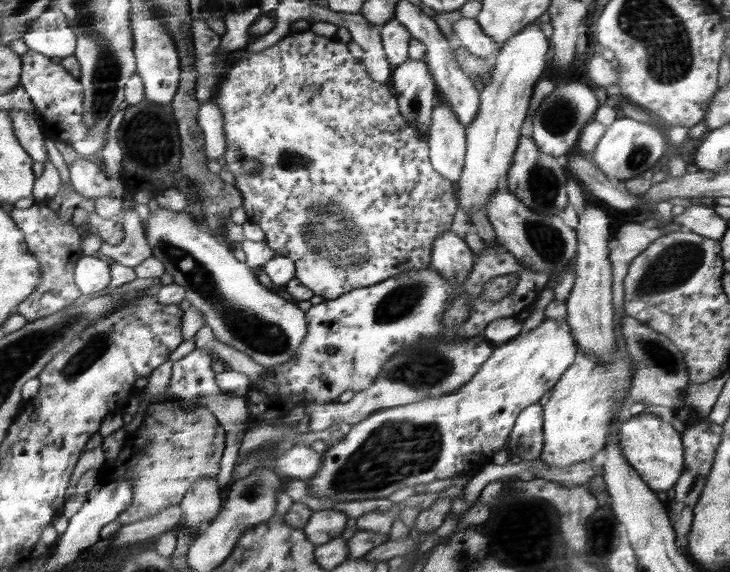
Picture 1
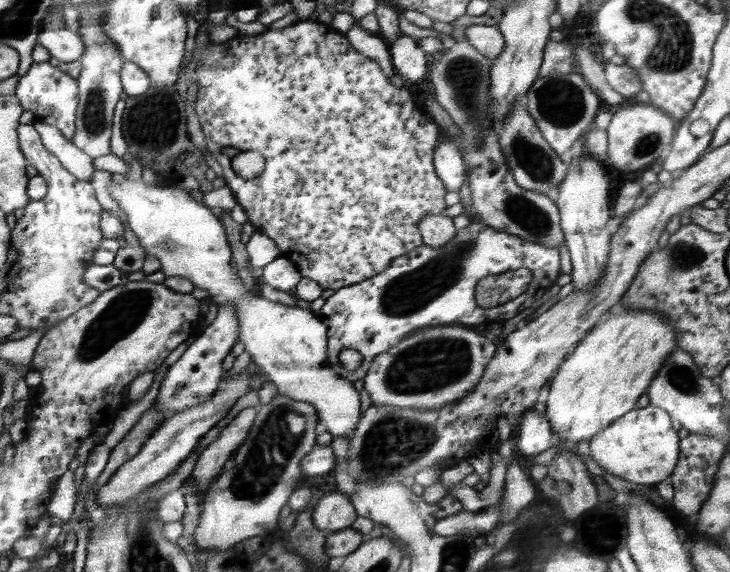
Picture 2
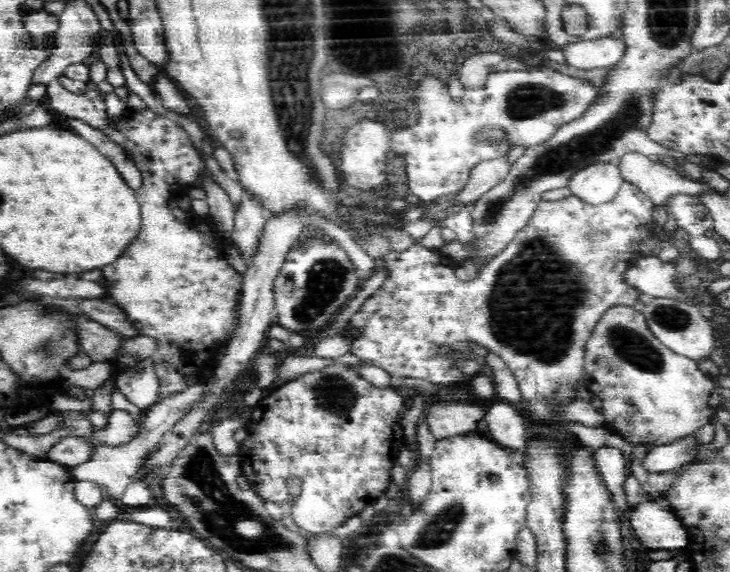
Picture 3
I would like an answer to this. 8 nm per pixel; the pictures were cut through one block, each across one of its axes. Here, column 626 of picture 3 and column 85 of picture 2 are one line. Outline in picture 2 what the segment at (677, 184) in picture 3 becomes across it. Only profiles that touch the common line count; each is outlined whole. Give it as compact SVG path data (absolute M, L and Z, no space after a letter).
M40 120L34 121L39 131L43 145L54 155L59 157L63 167L80 180L90 181L95 171L93 158L82 152L71 139L67 139L56 126L46 124Z

